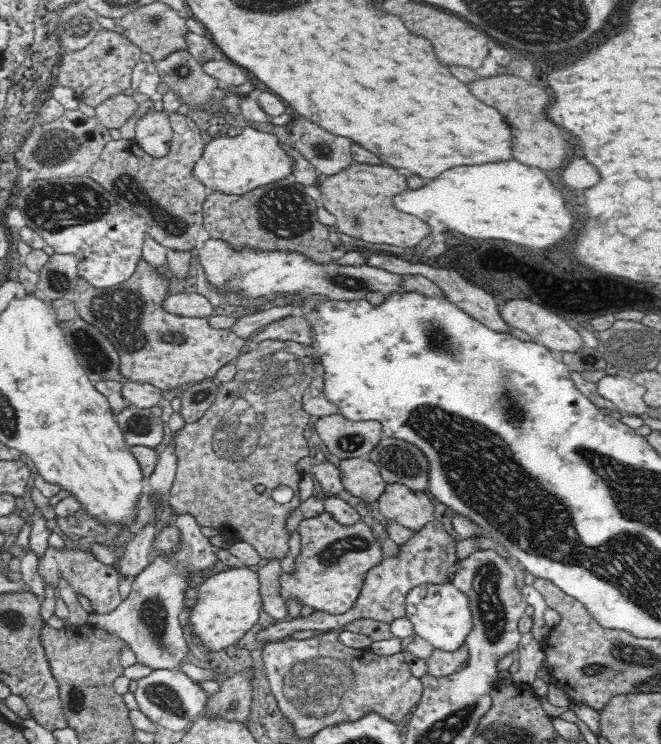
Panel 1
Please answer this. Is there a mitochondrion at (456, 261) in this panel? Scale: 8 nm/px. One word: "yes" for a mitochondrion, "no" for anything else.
no

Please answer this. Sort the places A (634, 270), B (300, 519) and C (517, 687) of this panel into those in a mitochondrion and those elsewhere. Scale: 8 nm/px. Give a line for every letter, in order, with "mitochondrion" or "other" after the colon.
A: other
B: other
C: other

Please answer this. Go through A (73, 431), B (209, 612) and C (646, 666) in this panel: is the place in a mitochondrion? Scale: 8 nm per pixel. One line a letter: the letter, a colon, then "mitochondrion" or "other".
A: other
B: other
C: mitochondrion

